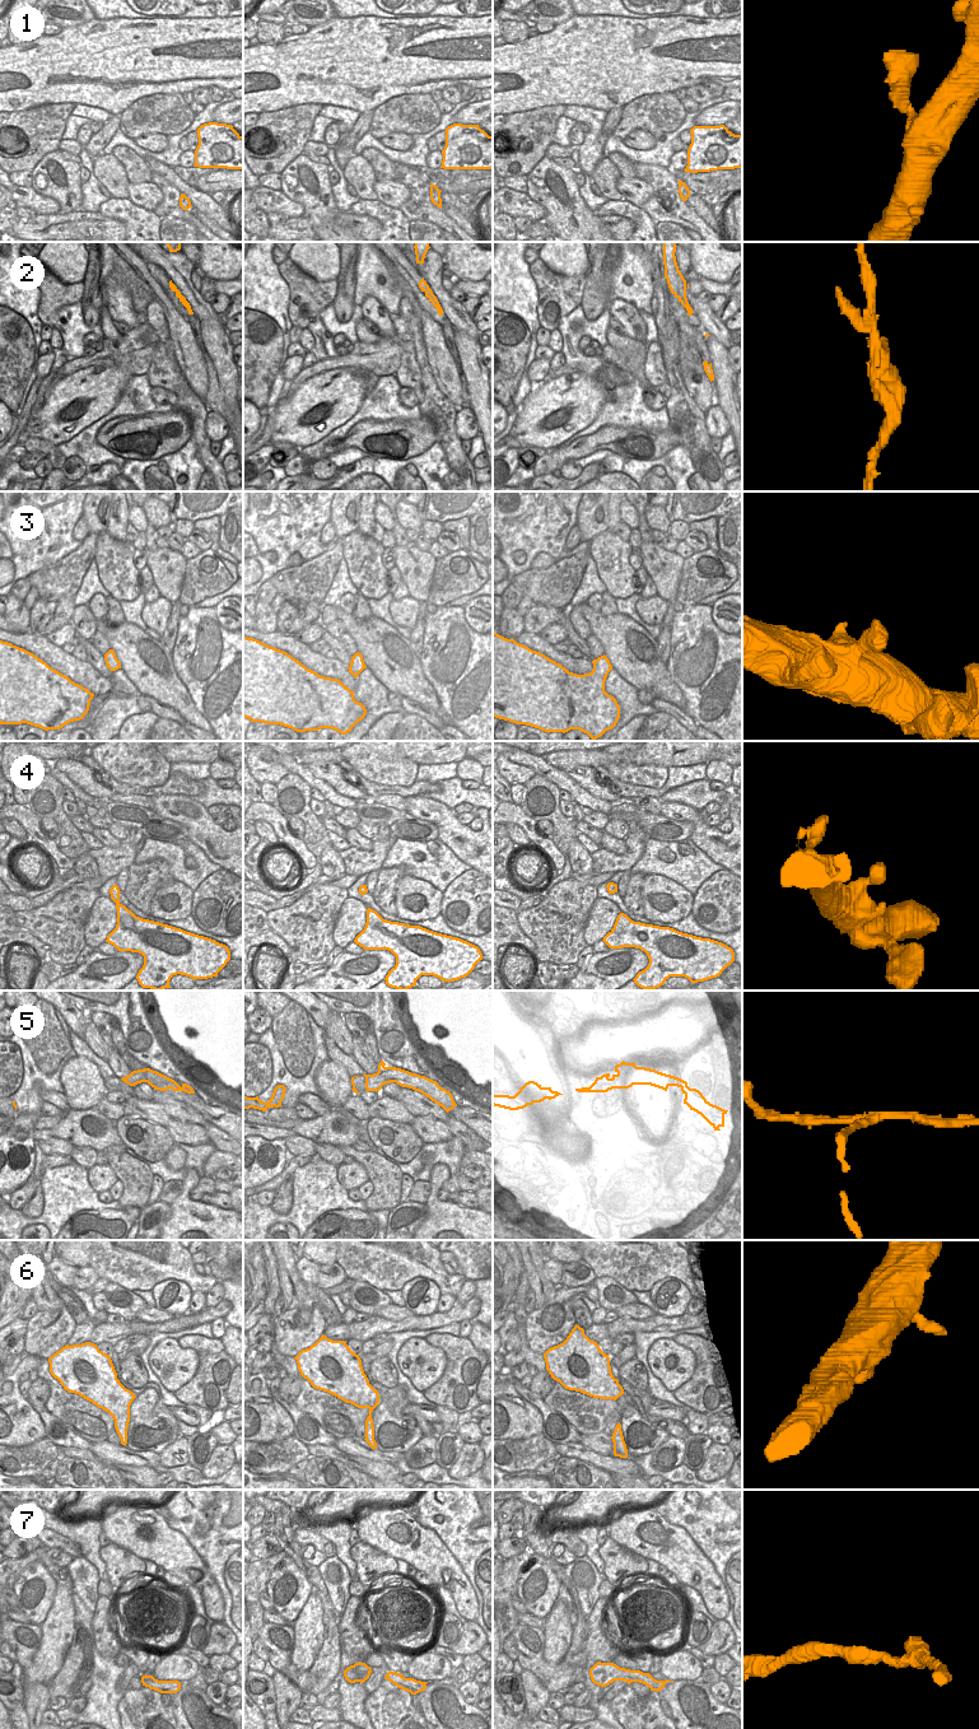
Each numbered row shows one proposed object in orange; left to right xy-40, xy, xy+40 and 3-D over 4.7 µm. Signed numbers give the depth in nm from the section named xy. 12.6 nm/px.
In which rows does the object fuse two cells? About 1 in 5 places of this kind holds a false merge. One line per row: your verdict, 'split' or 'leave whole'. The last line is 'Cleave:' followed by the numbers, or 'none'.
1: leave whole
2: leave whole
3: leave whole
4: leave whole
5: split
6: leave whole
7: leave whole
Cleave: 5

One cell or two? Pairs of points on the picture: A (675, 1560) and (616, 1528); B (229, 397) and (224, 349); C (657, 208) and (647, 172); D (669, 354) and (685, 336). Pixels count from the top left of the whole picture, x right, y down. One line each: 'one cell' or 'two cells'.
A: one cell
B: one cell
C: one cell
D: two cells

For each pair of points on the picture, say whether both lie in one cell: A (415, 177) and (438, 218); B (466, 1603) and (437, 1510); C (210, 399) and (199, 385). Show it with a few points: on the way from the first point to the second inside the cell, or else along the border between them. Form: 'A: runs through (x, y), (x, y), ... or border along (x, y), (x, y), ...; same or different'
A: runs through (419, 187), (419, 199), (428, 208); same
B: border along (429, 1528), (437, 1534), (466, 1575); different
C: border along (206, 364), (208, 392), (204, 400); different

